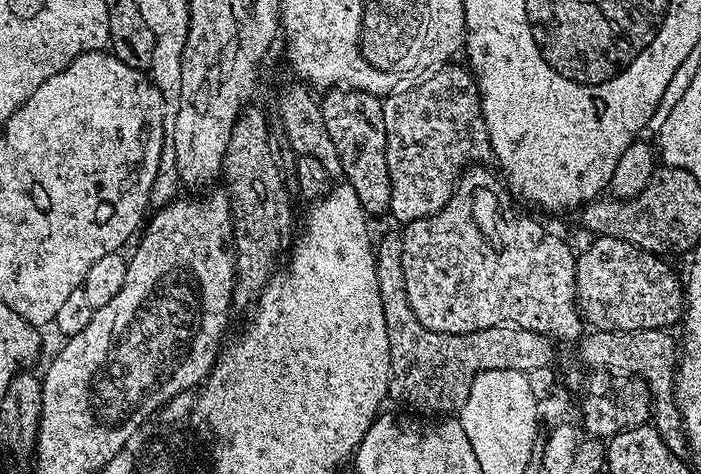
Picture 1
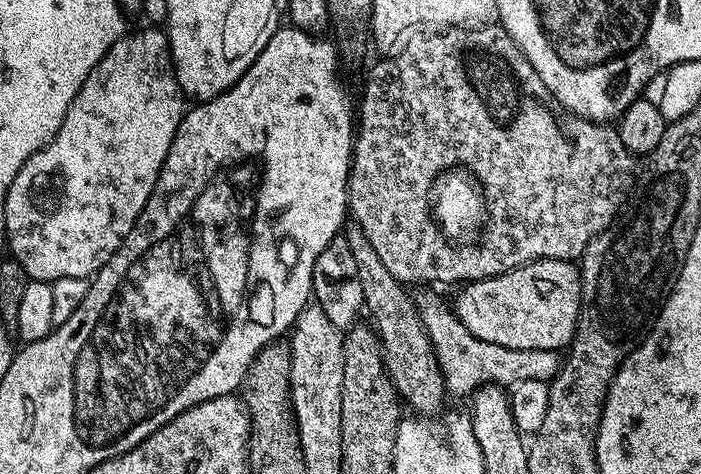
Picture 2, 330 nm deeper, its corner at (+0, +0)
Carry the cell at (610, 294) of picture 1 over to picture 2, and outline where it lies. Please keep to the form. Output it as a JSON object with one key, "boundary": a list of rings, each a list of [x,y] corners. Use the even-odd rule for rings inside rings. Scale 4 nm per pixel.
{"boundary":[[[534,260],[509,272],[465,283],[461,288],[464,289],[456,296],[455,319],[482,342],[506,346],[510,350],[556,352],[567,349],[576,333],[576,319],[580,317],[582,272],[575,263],[566,260]]]}

